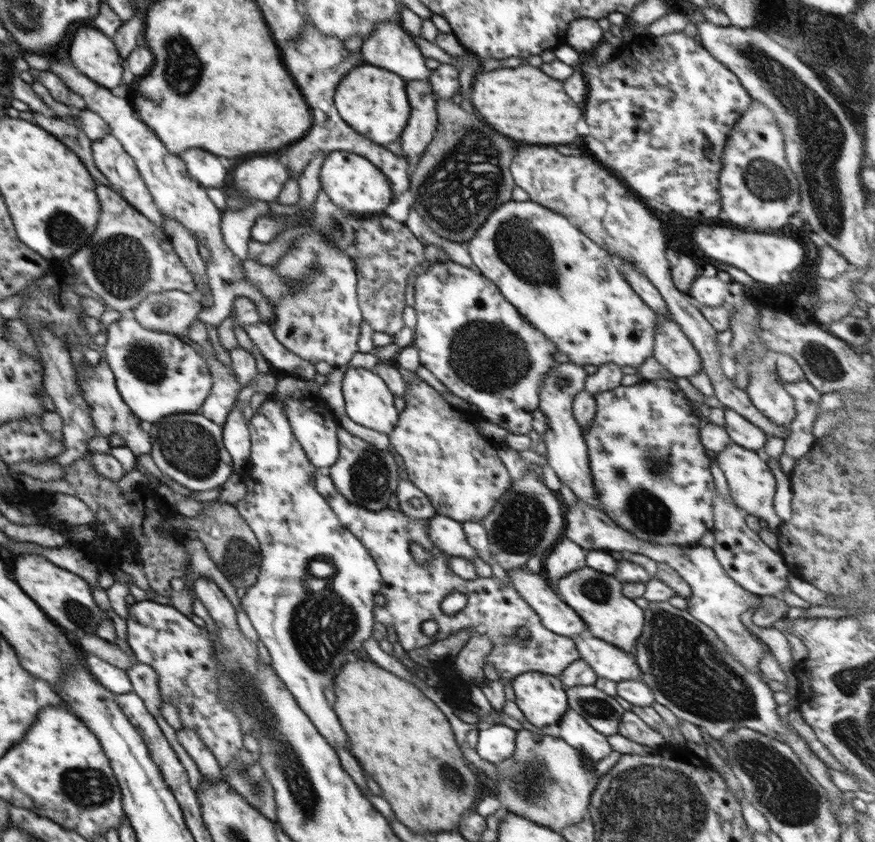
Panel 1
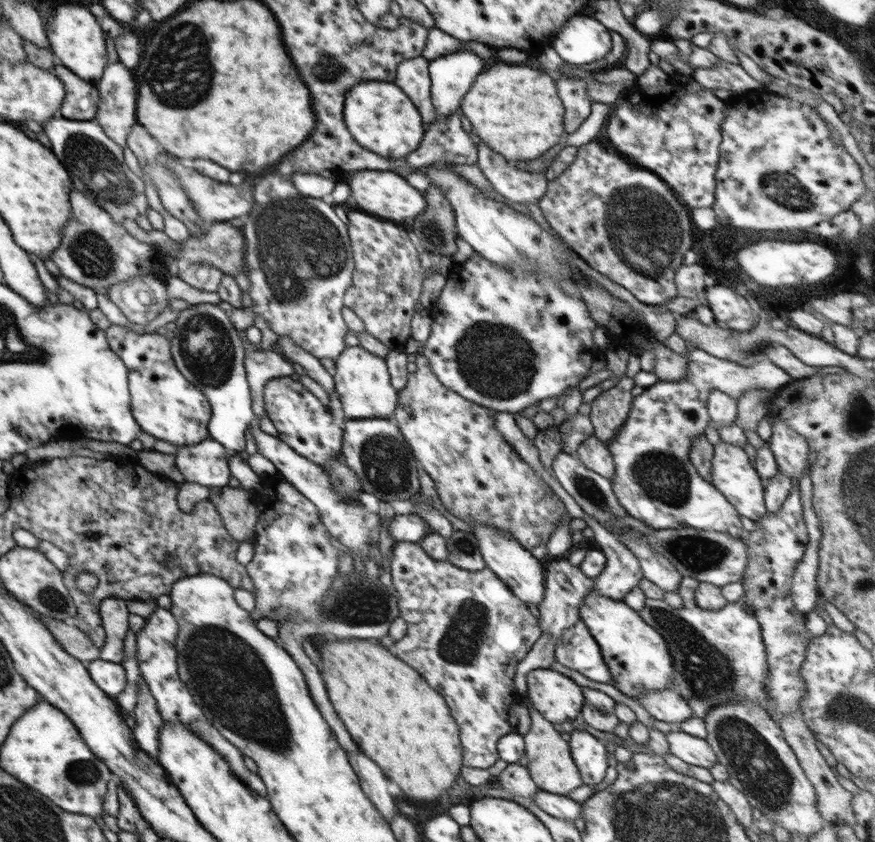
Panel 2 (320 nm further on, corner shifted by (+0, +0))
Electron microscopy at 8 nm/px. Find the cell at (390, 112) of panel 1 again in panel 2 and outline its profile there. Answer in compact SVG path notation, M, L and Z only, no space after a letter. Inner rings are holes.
M362 82L346 96L346 126L354 140L384 158L406 158L420 146L424 128L420 112L407 94L393 82Z

